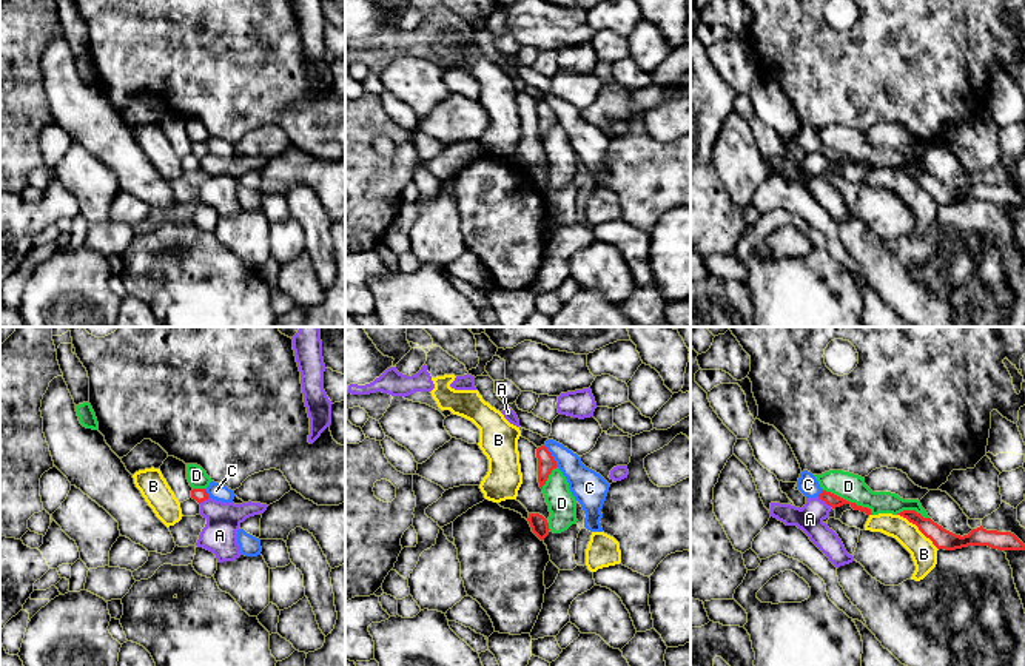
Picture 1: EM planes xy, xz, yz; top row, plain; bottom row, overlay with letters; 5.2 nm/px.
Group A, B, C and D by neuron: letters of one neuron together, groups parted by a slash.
A / B / C / D

